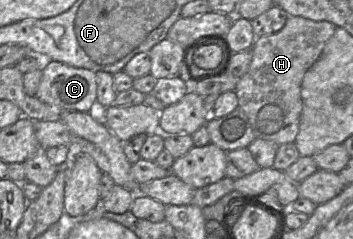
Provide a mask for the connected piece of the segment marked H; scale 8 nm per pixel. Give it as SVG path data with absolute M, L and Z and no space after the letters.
M288 16L278 32L256 37L250 66L238 80L235 89L238 107L246 114L255 138L270 140L279 145L295 142L303 108L303 78L321 56L336 29L337 26L328 21Z

